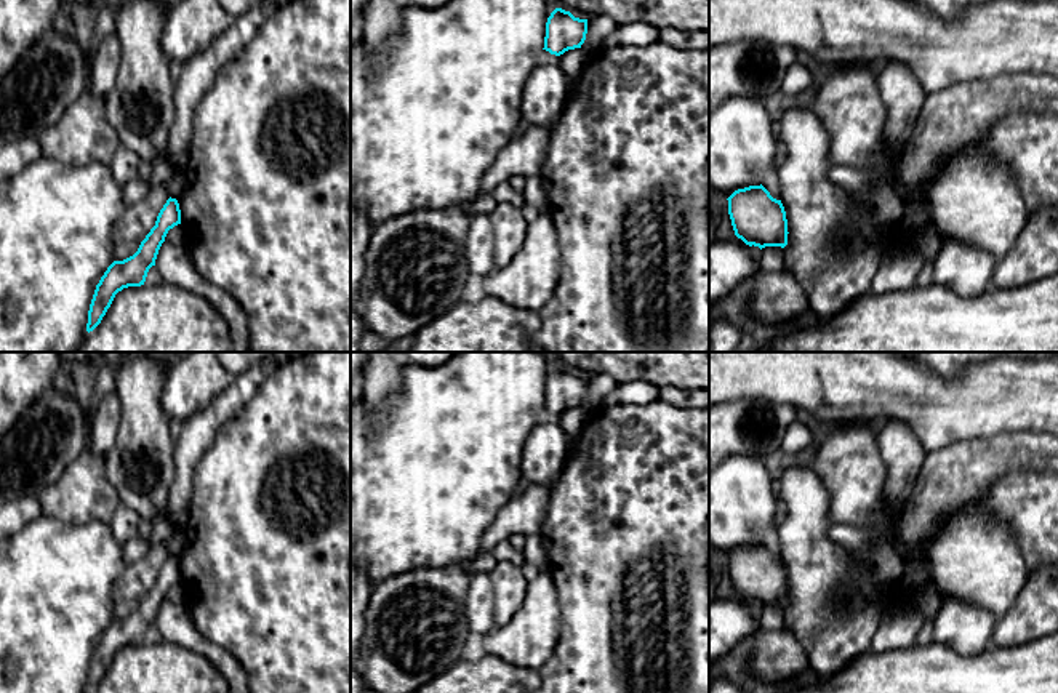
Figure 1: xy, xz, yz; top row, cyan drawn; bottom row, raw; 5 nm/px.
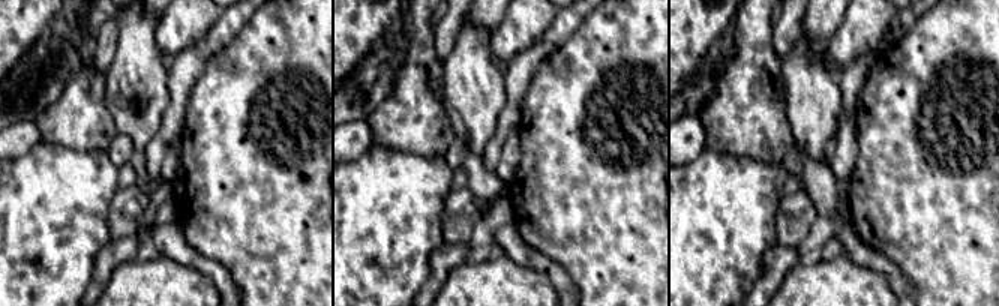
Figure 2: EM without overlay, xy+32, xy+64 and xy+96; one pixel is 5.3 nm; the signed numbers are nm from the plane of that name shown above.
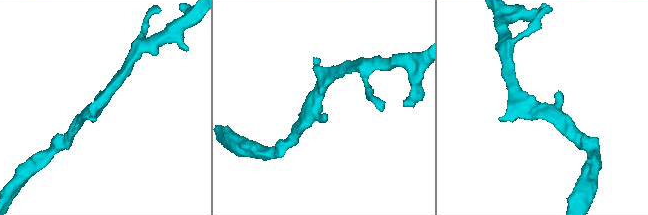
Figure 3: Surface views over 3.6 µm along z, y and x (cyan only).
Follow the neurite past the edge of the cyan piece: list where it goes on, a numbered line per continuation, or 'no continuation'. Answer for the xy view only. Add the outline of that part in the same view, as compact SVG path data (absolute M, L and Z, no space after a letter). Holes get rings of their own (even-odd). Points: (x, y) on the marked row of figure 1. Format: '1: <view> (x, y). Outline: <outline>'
no continuation

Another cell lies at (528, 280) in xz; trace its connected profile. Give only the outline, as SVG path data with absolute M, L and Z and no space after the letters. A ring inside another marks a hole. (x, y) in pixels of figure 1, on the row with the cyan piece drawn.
M547 213L528 224L527 237L519 253L501 269L493 269L483 278L485 296L498 298L515 307L538 312L552 299L560 275L560 248L555 227Z

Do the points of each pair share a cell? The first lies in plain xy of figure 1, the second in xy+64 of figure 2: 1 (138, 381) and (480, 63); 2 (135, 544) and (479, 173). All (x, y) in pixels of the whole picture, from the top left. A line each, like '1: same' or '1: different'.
1: same
2: different

